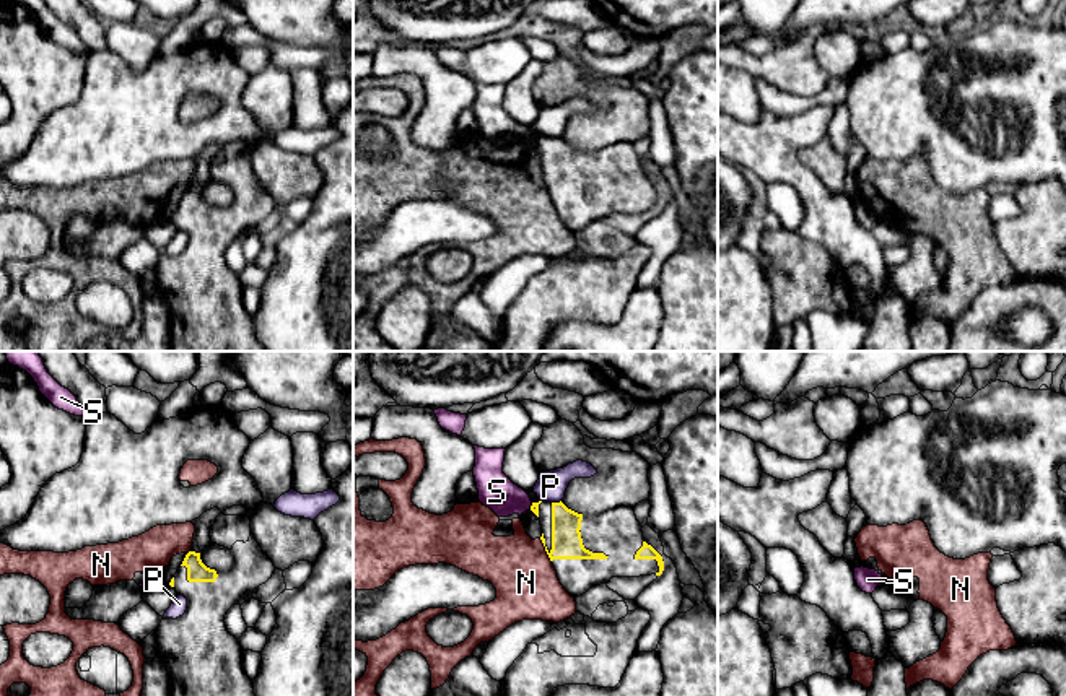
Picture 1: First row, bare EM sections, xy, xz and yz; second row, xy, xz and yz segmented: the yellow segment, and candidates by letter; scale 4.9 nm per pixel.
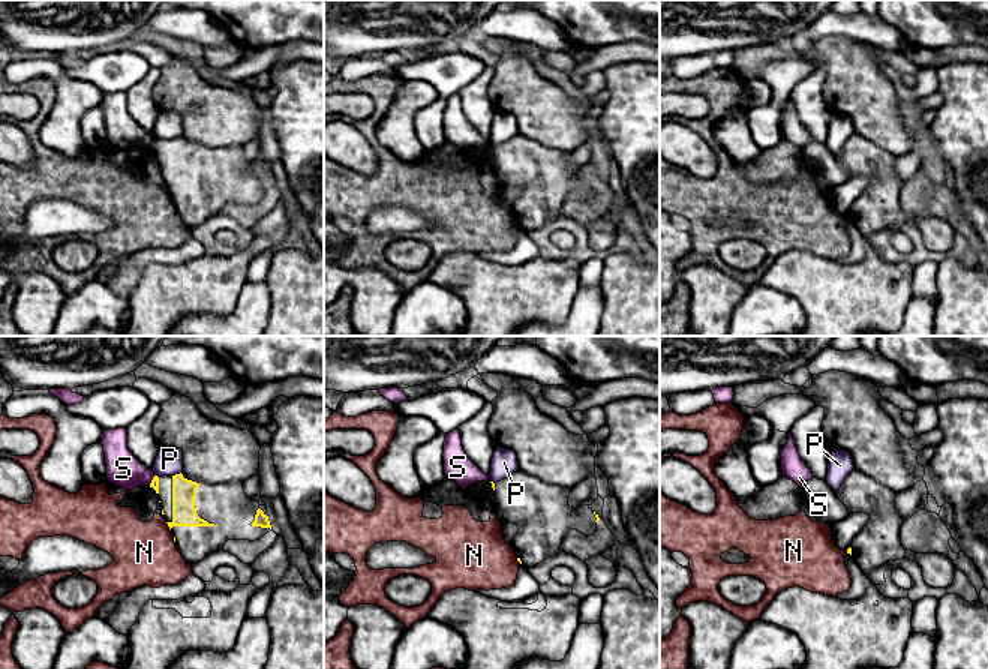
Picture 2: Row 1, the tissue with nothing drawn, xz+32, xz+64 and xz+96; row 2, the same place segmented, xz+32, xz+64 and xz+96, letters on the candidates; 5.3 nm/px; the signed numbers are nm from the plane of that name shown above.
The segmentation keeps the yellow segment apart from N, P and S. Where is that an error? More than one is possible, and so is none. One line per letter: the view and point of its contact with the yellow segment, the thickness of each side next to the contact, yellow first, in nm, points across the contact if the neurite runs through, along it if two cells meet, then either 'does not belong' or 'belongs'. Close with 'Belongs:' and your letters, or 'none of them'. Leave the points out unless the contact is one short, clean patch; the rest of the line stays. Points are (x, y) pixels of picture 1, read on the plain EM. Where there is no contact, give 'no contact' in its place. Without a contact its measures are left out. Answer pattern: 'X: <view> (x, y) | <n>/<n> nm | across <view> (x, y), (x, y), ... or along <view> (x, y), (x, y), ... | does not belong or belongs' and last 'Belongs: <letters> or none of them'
N: xz (546, 186) | 160/320 nm | along xz (539, 174), (550, 197) | does not belong
P: xz (555, 139) | 160/150 nm | along xz (560, 135), (552, 139) | does not belong
S: xz (531, 142) | 50/180 nm | along xz (532, 139), (529, 143) | does not belong
Belongs: none of them

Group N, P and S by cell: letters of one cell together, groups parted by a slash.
N / P / S

